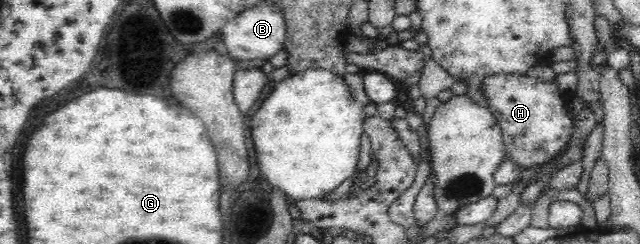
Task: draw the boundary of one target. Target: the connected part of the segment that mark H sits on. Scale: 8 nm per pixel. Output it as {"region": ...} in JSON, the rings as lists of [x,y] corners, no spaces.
{"region":[[[497,74],[484,77],[482,90],[488,109],[503,131],[506,157],[521,170],[548,162],[570,142],[574,124],[569,118],[567,103],[573,93],[561,92],[556,82],[543,83],[529,74]]]}

